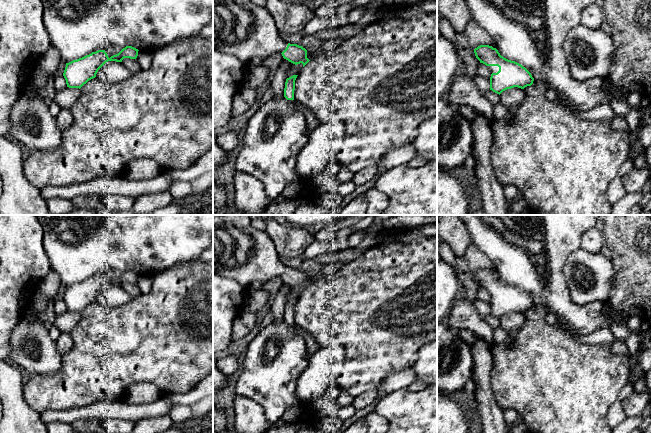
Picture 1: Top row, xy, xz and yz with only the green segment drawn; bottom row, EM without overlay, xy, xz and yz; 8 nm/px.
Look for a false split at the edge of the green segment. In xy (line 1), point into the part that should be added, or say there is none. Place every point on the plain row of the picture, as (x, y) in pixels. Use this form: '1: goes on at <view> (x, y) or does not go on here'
1: does not go on here

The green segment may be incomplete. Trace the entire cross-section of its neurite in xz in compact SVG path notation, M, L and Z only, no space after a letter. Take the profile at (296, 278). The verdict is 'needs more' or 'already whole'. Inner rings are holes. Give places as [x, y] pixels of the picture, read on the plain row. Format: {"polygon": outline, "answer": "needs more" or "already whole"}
{"polygon": "M219 215L213 217L213 271L236 280L249 292L262 289L268 281L277 277L295 289L302 287L303 291L310 285L307 282L305 272L297 268L287 267L281 262L271 238L264 231L252 227L250 215Z", "answer": "needs more"}

